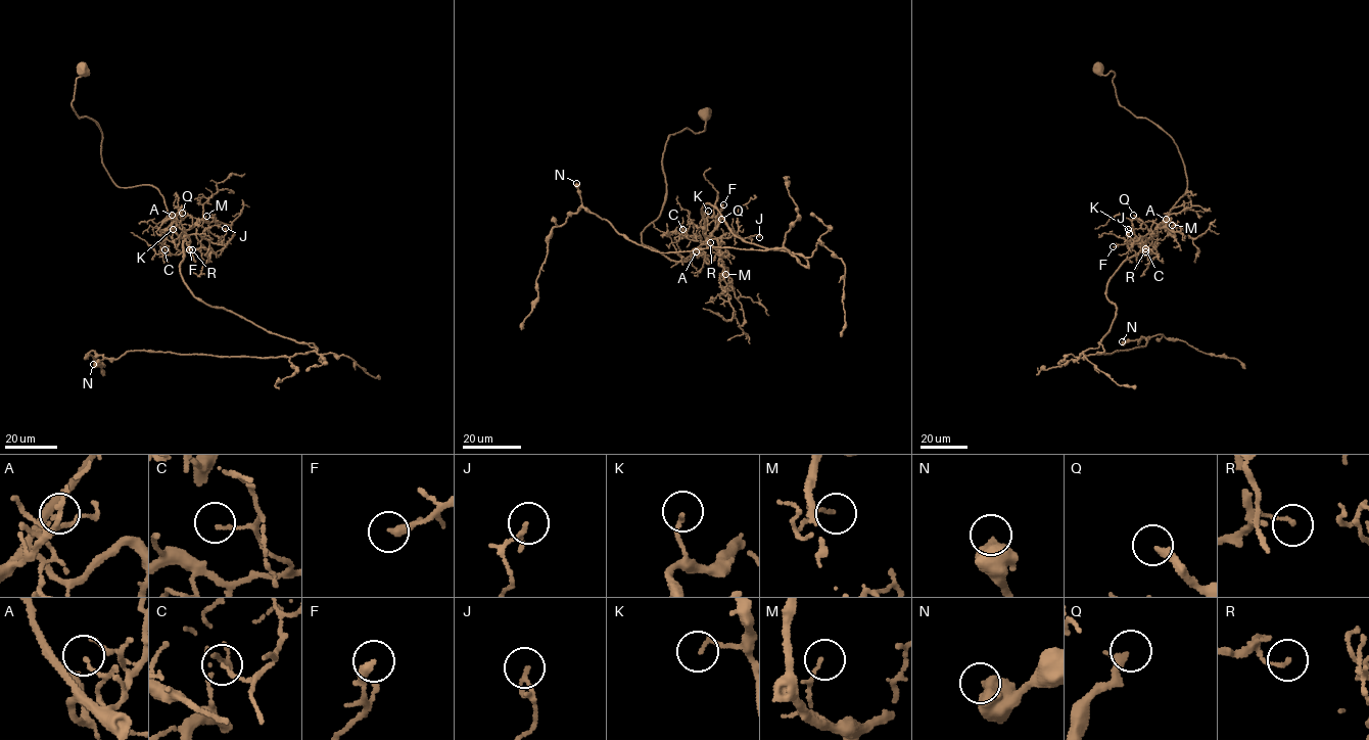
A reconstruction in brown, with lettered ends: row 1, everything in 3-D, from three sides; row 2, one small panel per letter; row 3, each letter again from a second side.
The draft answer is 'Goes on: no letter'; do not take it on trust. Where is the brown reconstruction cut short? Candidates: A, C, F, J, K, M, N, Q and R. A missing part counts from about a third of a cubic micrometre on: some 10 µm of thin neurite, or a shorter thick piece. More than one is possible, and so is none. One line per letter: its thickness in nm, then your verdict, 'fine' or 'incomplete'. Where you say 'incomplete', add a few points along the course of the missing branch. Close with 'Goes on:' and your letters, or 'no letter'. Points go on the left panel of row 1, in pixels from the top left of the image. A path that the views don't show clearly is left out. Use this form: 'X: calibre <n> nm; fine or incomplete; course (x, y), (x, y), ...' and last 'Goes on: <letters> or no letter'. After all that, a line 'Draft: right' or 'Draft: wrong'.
A: calibre 110 nm; fine
C: calibre 120 nm; fine
F: calibre 300 nm; fine
J: calibre 170 nm; fine
K: calibre 130 nm; fine
M: calibre 80 nm; fine
N: calibre 550 nm; fine
Q: calibre 300 nm; incomplete
R: calibre 130 nm; fine
Goes on: Q
Draft: wrong

